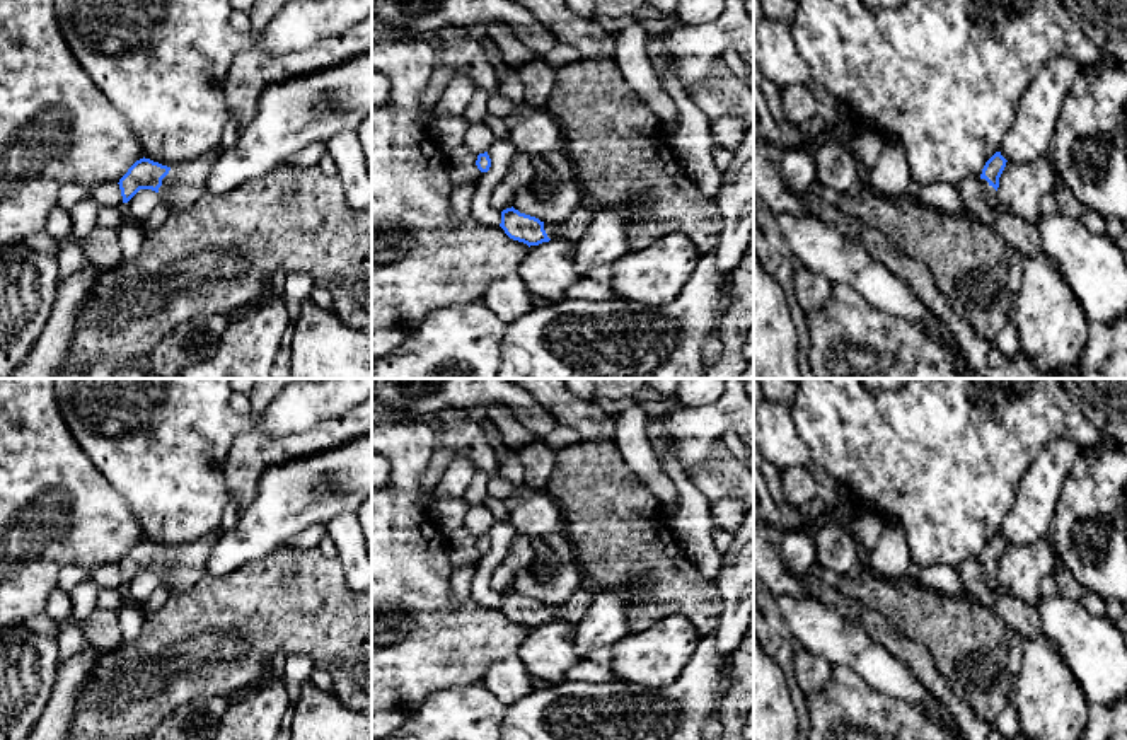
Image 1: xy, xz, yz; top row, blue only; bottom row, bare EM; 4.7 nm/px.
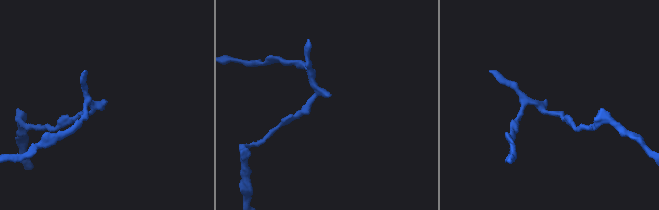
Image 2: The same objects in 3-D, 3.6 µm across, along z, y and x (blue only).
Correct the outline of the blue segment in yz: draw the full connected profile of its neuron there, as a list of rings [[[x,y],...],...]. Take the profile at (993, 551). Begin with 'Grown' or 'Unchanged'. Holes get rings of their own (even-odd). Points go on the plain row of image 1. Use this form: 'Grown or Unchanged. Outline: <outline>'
Grown. Outline: [[[996,534],[984,547],[980,556],[980,568],[985,588],[996,595],[996,612],[1006,621],[1009,627],[1023,638],[1043,636],[1038,612],[1011,593],[997,590],[996,575],[999,559],[1006,549],[1006,541]]]

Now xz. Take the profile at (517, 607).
Grown. Outline: [[[580,585],[564,604],[544,605],[539,600],[520,595],[511,588],[501,593],[500,609],[510,621],[523,624],[529,629],[552,621],[578,624],[585,617],[593,597],[595,593],[588,587]]]

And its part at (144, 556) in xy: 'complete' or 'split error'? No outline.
split error

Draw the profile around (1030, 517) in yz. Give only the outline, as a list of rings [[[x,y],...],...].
[[[1054,438],[1035,457],[1021,477],[1016,498],[999,529],[1008,544],[1026,544],[1050,535],[1064,479],[1079,452],[1076,443]]]

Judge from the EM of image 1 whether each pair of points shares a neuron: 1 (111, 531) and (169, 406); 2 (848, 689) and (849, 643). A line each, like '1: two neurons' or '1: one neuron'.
1: two neurons
2: two neurons

